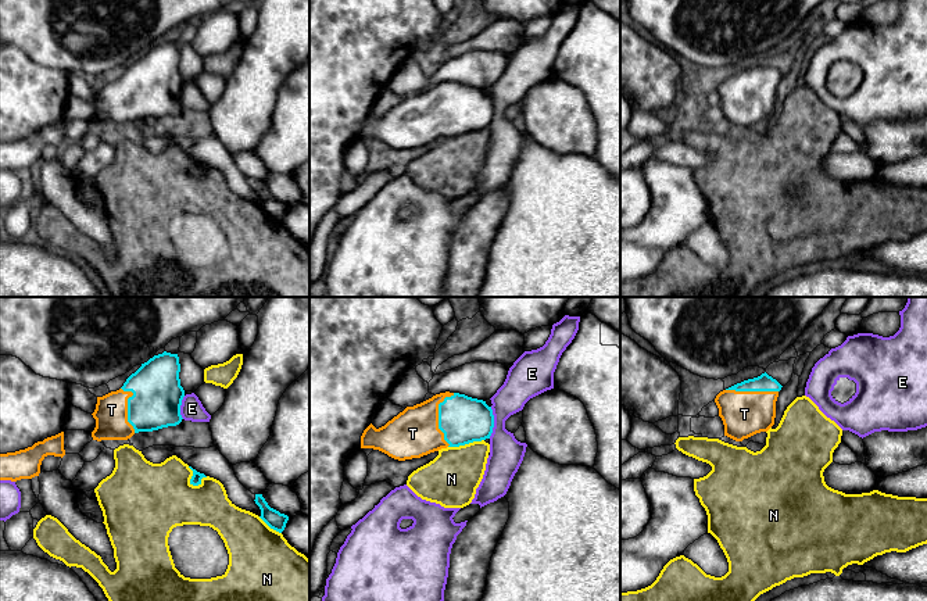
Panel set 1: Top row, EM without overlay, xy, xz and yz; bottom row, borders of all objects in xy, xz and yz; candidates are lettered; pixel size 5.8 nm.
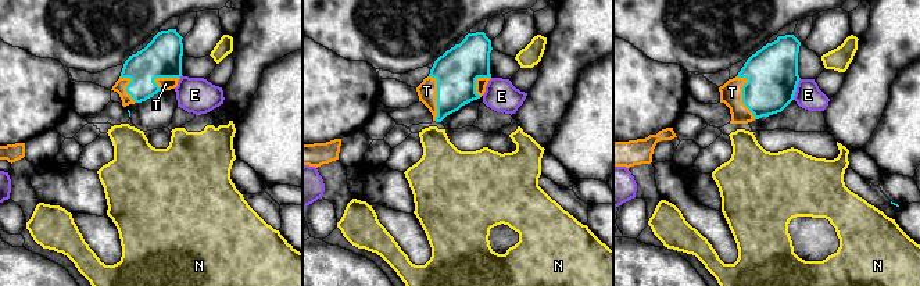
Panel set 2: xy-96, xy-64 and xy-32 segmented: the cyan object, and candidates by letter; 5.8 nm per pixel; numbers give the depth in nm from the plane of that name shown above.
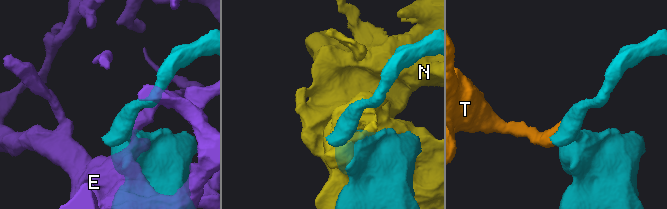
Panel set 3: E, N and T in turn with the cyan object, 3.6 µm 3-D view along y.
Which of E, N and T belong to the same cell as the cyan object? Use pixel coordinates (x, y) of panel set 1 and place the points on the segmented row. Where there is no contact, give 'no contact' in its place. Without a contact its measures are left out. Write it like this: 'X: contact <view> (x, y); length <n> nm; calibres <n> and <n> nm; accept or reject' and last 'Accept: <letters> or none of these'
E: contact xz (493, 422); length 180 nm; calibres 280 and 190 nm; reject
N: contact xy (190, 479); length 130 nm; calibres 60 and 420 nm; reject
T: contact xz (439, 418); length 320 nm; calibres 280 and 280 nm; accept
Accept: T

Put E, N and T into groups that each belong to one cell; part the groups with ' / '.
E / N / T

